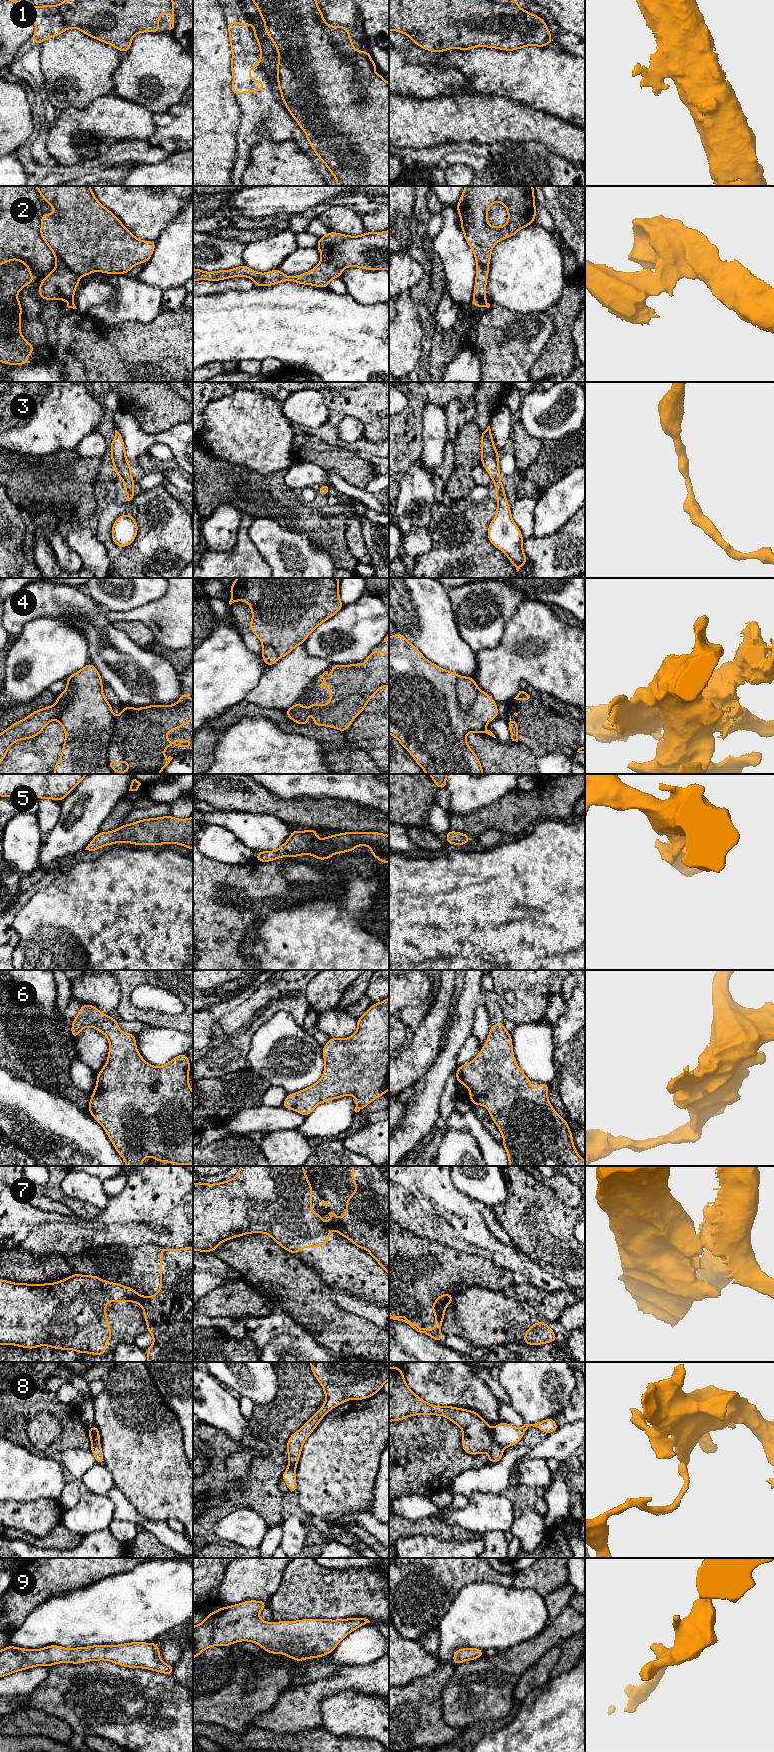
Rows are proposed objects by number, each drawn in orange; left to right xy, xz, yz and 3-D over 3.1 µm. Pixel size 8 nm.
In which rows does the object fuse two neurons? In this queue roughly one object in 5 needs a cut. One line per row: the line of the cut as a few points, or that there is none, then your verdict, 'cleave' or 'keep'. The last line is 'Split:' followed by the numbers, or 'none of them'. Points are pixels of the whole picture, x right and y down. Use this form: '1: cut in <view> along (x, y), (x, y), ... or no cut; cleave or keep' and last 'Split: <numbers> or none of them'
1: no cut; keep
2: cut in xy along (55, 254), (79, 276); cleave
3: no cut; keep
4: no cut; keep
5: no cut; keep
6: no cut; keep
7: cut in xy along (136, 1292), (140, 1304); cleave
8: cut in yz along (492, 1431), (492, 1437), (501, 1448); cleave
9: no cut; keep
Split: 2, 7, 8

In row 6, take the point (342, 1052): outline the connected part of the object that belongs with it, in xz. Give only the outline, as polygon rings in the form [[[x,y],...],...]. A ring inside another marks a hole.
[[[389,997],[379,1003],[373,1003],[365,1014],[357,1019],[357,1030],[353,1035],[345,1039],[330,1037],[323,1046],[322,1053],[325,1068],[320,1080],[301,1091],[288,1094],[282,1107],[307,1117],[320,1103],[352,1094],[356,1099],[354,1111],[357,1113],[385,1094],[389,1090]]]

